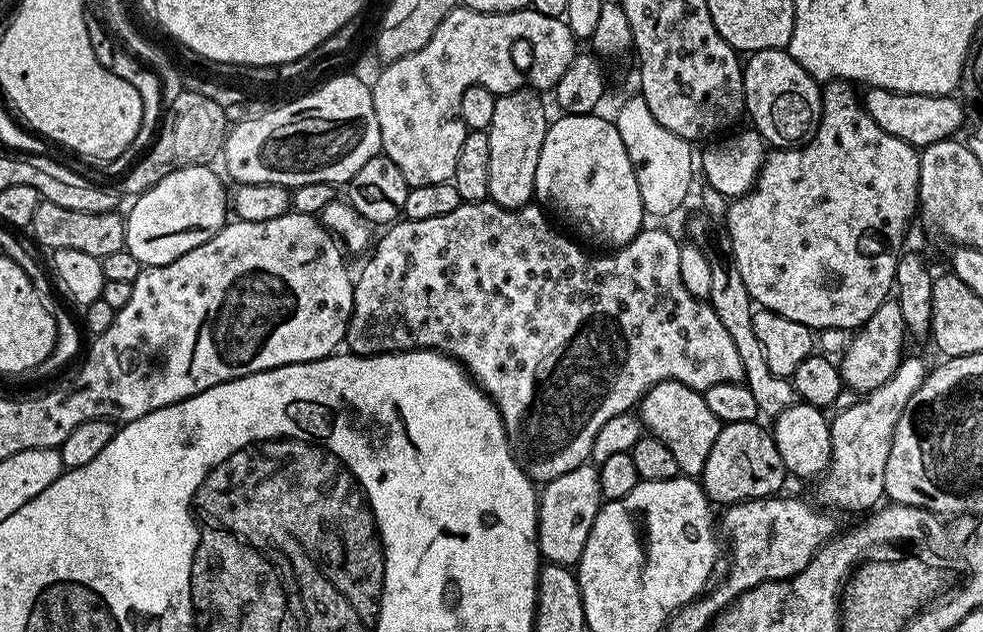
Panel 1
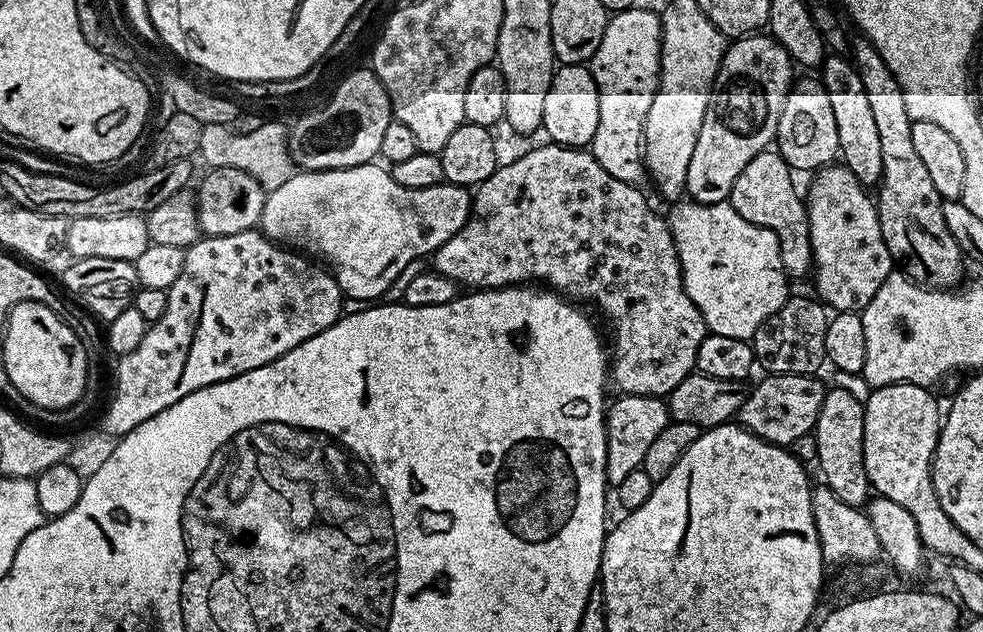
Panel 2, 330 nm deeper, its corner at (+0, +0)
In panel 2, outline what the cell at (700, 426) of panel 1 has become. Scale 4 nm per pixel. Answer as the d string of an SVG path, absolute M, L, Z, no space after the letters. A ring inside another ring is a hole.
M768 374L756 384L748 393L746 402L740 407L738 420L748 431L753 432L771 444L792 446L795 440L811 433L818 422L818 414L822 410L822 398L826 391L826 384L816 380L815 375L795 376L786 374L777 376Z

